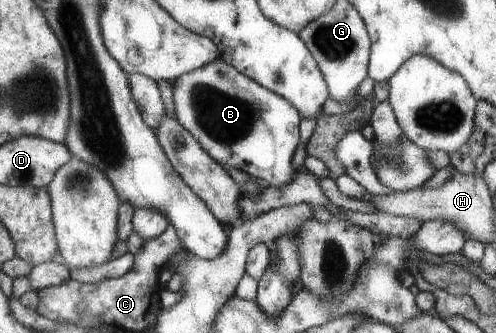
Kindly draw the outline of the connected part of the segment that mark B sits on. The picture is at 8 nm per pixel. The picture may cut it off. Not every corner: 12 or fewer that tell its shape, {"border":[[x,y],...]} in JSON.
{"border":[[220,56],[173,82],[218,163],[293,180],[302,118]]}

